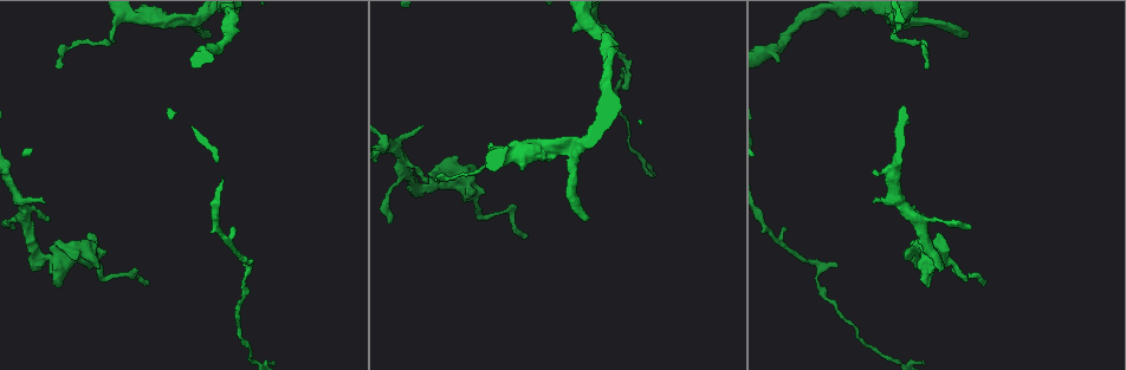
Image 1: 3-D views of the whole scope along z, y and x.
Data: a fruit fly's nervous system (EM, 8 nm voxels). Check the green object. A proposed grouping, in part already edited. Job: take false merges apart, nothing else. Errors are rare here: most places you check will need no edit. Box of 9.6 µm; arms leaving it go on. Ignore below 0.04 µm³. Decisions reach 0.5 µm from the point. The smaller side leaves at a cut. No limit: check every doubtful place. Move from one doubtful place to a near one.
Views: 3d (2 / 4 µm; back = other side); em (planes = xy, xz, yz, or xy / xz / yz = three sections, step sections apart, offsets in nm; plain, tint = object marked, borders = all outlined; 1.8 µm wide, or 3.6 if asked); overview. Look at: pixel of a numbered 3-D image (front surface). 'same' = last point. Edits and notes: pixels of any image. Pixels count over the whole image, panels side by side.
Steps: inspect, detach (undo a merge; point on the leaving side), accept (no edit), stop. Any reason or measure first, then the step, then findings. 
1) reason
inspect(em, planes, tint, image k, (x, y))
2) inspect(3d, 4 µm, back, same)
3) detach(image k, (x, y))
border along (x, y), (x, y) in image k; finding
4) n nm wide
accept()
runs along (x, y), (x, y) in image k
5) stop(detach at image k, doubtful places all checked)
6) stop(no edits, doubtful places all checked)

abrupt turn
inspect(em, planes, tint, image 1, (49, 262))

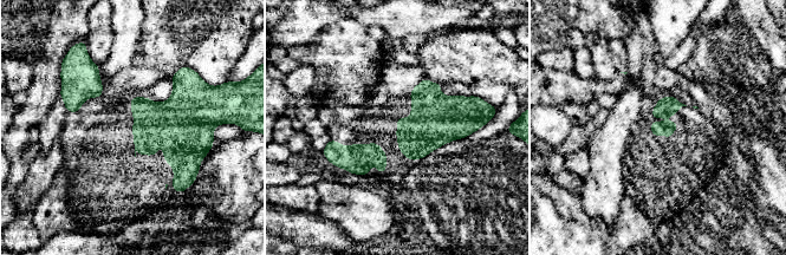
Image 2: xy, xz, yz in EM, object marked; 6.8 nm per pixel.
150 nm wide
accept()
continuous, no second neuron

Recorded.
a fork
inspect(3d, 4 µm, image 1, (461, 181))

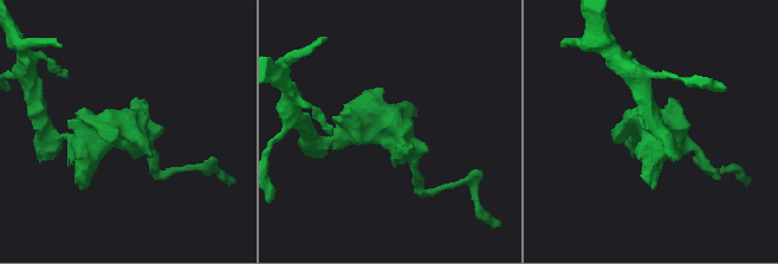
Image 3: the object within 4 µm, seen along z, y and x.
shape alone is not enough
inspect(em, planes, tint, image 3, (128, 134))

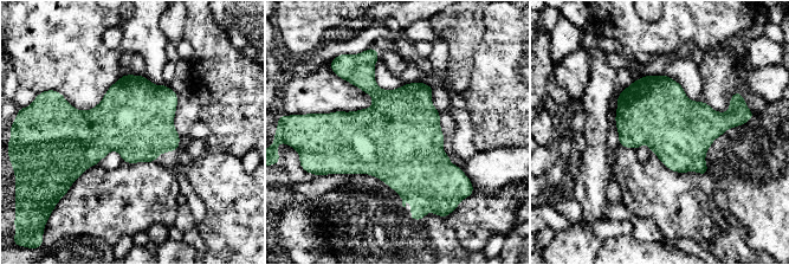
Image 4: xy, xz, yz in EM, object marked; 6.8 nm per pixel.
accept()
one neuron here

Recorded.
three arms meet
inspect(3d, 2 µm, image 1, (195, 21))

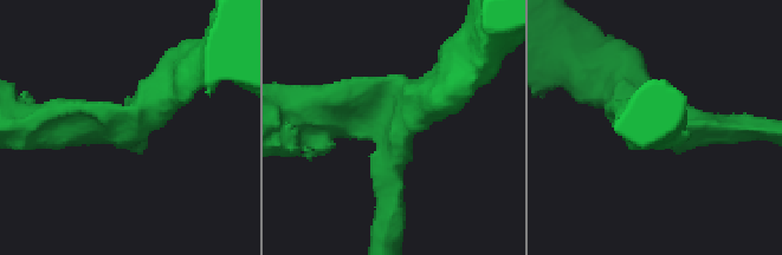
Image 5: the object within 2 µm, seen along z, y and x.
3 arms; arms of 190, 300, 300 nm; need the tissue
inspect(em, yz, step 4, tint, image 5, (130, 129))

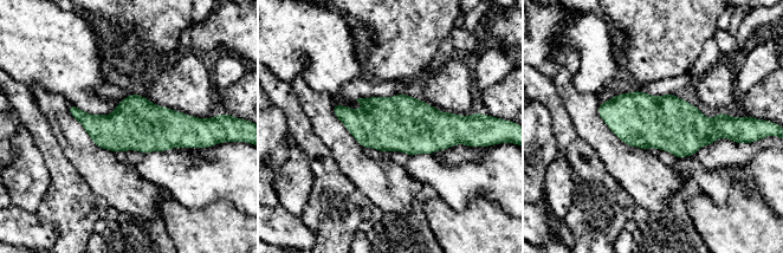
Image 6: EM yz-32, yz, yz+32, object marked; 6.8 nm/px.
inspect(em, planes, borders, same)

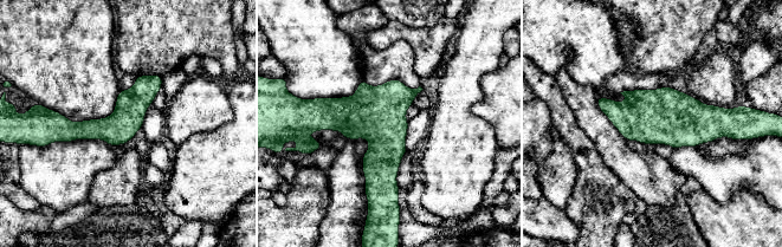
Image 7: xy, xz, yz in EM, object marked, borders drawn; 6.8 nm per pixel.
220 nm wide
accept()
runs along (159, 78), (108, 129), (53, 117) in image 7; one neuron here

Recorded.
calibre changes
inspect(em, 3.6 µm, planes, tint, image 1, (542, 152))

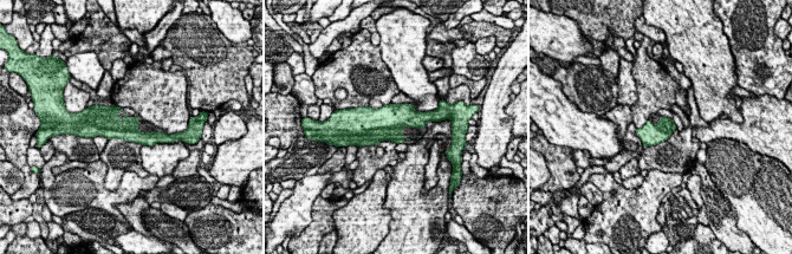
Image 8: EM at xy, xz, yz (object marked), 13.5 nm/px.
accept()
all the same neuron

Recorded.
stop(no edits, doubtful places all checked)

